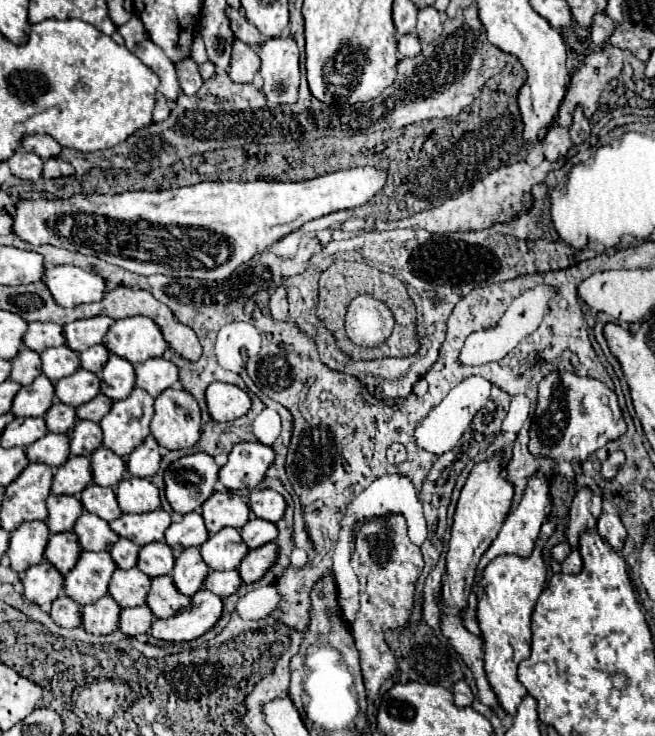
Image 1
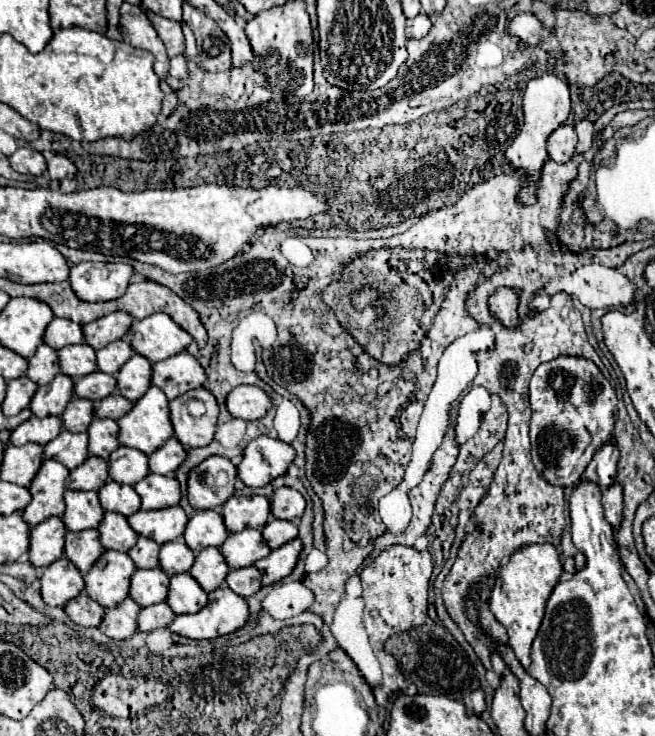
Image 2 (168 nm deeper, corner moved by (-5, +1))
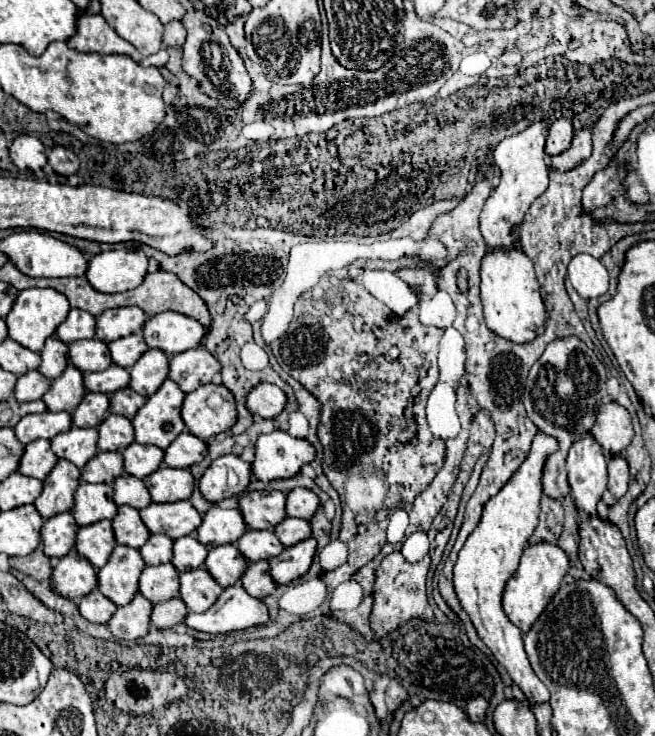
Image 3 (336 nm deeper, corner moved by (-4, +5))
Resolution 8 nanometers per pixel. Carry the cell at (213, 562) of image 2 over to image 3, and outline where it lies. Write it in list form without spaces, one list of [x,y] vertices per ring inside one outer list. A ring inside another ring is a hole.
[[[217,545],[209,549],[205,559],[205,569],[215,577],[221,587],[231,587],[237,583],[247,567],[247,561],[237,551],[235,545]]]

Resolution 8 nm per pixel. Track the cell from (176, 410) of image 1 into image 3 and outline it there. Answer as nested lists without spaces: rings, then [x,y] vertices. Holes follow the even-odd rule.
[[[201,385],[183,399],[181,419],[187,431],[203,441],[227,431],[235,417],[235,399],[223,385]]]

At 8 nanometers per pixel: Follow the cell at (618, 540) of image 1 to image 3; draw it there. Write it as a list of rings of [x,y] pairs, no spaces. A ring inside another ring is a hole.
[[[615,455],[607,461],[609,465],[609,483],[607,489],[603,493],[603,501],[611,507],[619,501],[619,497],[625,495],[627,491],[627,481],[629,481],[629,469],[627,469],[627,461],[621,455]]]

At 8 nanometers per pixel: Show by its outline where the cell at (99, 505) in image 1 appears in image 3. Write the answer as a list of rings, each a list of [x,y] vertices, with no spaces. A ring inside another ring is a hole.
[[[121,475],[113,483],[113,501],[115,505],[129,505],[135,509],[143,509],[151,503],[151,495],[145,489],[145,483],[133,475]]]

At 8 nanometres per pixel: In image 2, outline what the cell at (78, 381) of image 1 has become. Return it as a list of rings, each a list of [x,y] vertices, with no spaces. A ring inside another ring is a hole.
[[[102,371],[84,375],[84,377],[76,379],[76,383],[74,383],[76,397],[84,397],[84,399],[92,399],[92,401],[102,401],[104,397],[108,397],[114,391],[116,391],[116,377],[110,373],[102,373]]]

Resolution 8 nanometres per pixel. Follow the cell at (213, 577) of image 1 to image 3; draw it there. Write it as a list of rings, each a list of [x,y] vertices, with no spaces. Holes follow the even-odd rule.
[[[267,561],[249,563],[243,577],[241,577],[241,585],[251,597],[257,597],[257,599],[273,593],[277,587],[269,575],[269,563]]]

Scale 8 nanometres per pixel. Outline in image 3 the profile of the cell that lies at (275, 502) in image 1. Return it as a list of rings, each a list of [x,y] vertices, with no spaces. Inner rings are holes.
[[[295,487],[295,489],[291,489],[287,493],[287,501],[285,501],[285,513],[287,513],[287,517],[311,519],[317,507],[319,507],[319,499],[309,489]]]

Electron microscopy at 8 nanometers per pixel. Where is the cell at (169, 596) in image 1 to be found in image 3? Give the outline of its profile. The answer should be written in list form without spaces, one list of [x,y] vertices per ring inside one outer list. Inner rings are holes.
[[[189,569],[179,575],[181,587],[179,587],[179,597],[185,601],[187,609],[193,613],[203,613],[207,611],[223,591],[215,579],[207,573],[207,569]]]

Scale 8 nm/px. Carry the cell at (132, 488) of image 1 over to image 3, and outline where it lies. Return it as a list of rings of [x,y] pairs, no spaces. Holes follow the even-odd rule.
[[[159,467],[145,479],[145,485],[151,493],[153,503],[173,503],[189,499],[193,493],[193,475],[189,469]]]

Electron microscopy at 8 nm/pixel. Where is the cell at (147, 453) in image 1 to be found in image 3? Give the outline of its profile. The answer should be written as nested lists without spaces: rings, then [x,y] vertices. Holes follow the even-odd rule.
[[[183,431],[183,433],[165,449],[163,463],[165,463],[167,467],[189,469],[191,465],[203,461],[205,453],[207,453],[207,443],[201,441],[199,437]]]

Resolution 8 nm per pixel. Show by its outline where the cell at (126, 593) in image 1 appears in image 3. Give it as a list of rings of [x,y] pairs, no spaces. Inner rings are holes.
[[[171,563],[145,567],[139,579],[139,593],[153,605],[179,595],[179,575]]]

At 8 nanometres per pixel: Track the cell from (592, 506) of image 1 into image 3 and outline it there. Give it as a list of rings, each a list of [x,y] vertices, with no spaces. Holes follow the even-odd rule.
[[[611,401],[599,409],[597,423],[591,433],[595,441],[599,441],[605,457],[611,457],[611,453],[621,453],[633,439],[631,415],[621,405]]]

